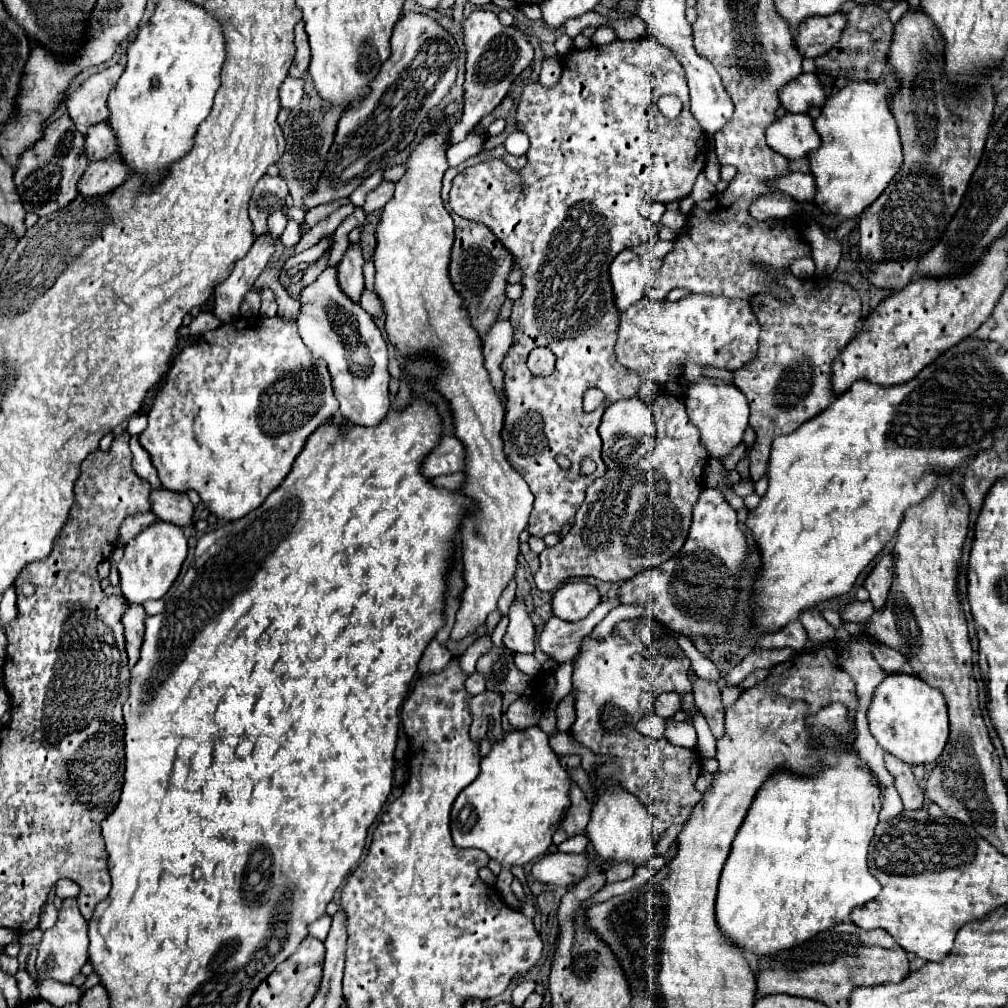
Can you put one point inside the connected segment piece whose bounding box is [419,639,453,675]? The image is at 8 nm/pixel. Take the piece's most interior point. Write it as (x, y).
(436, 657)

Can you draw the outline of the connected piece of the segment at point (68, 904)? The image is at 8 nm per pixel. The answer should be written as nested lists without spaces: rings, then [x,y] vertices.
[[[75,897],[63,899],[63,907],[59,909],[57,923],[43,933],[43,939],[41,939],[37,949],[39,949],[39,955],[37,955],[39,977],[51,977],[51,979],[57,979],[61,983],[71,983],[71,979],[87,963],[87,949],[89,949],[87,921],[83,919]]]

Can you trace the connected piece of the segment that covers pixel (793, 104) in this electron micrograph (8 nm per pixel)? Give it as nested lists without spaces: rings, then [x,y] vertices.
[[[801,73],[797,79],[789,81],[787,87],[779,89],[779,103],[789,113],[807,113],[811,107],[821,107],[825,103],[825,91],[813,73]]]

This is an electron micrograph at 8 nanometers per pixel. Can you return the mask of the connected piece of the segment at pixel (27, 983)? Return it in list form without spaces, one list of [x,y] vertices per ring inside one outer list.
[[[19,969],[15,977],[17,977],[17,981],[19,981],[19,991],[21,991],[21,995],[23,995],[23,1001],[39,999],[37,985],[35,985],[35,981],[29,977],[29,973],[27,973],[25,969]]]

